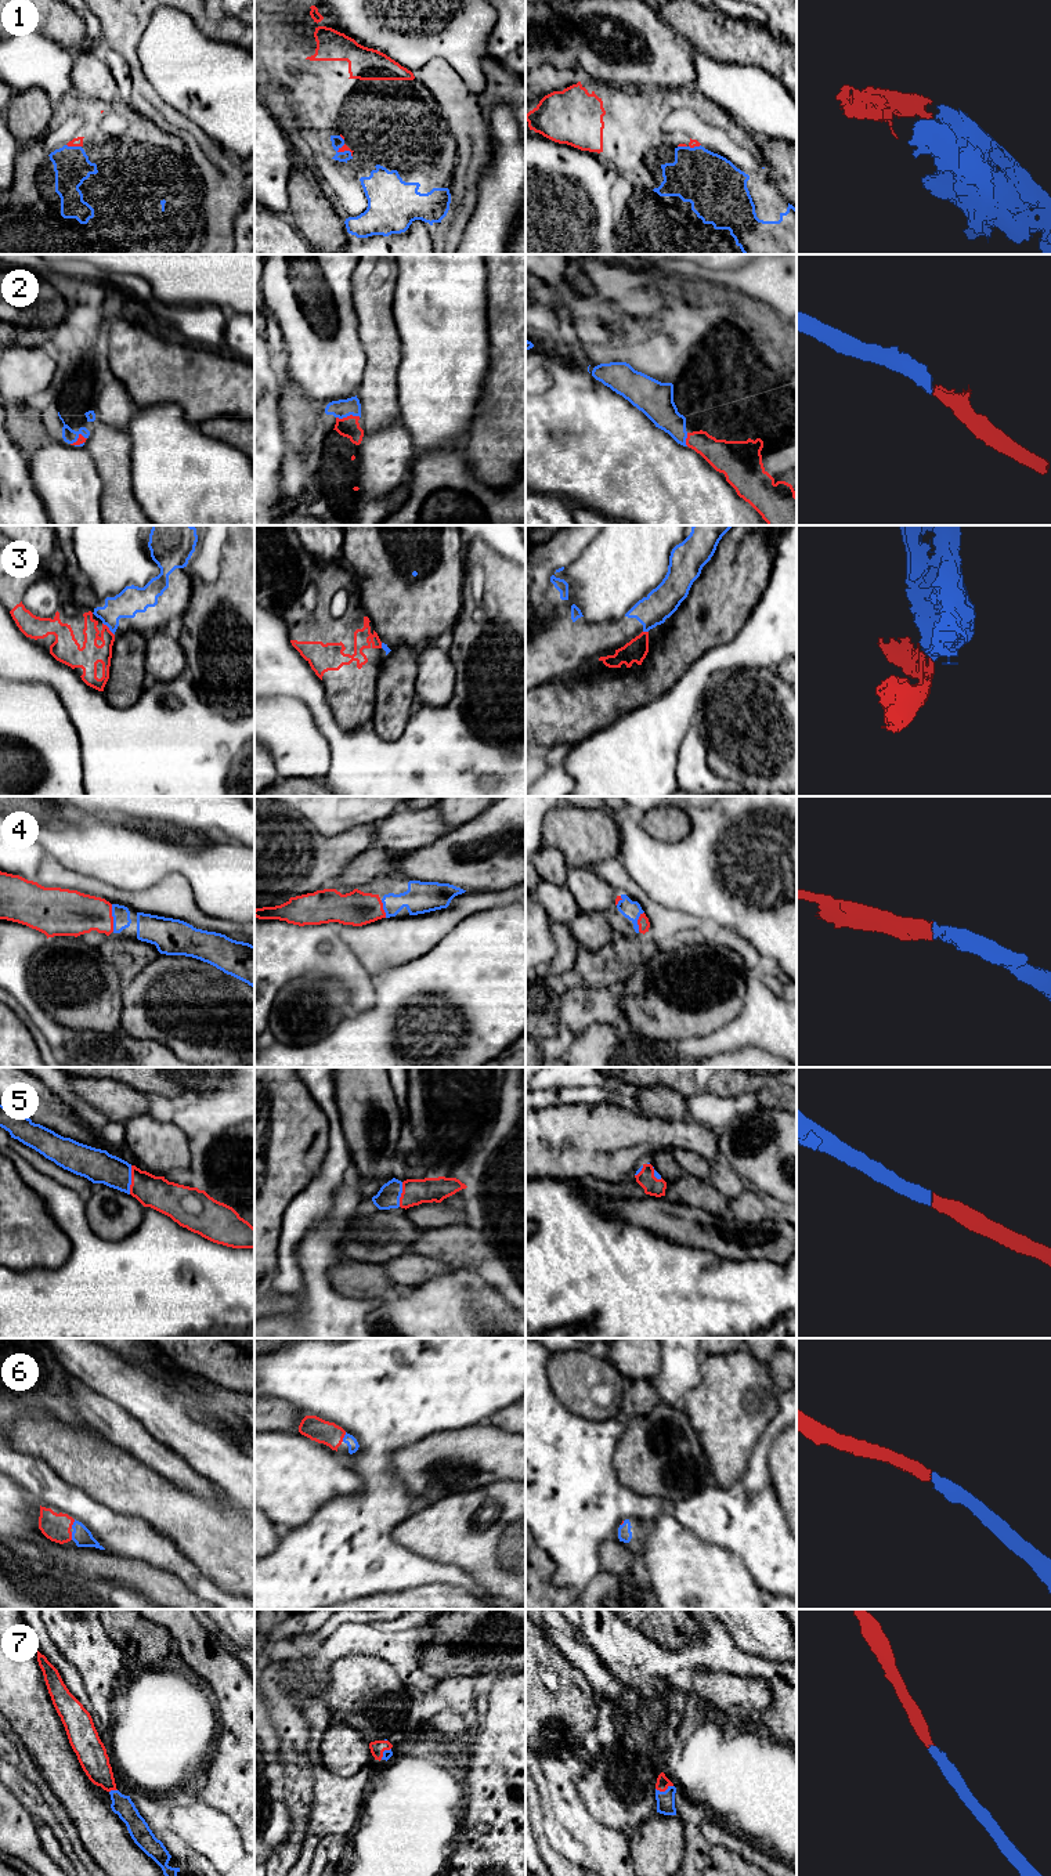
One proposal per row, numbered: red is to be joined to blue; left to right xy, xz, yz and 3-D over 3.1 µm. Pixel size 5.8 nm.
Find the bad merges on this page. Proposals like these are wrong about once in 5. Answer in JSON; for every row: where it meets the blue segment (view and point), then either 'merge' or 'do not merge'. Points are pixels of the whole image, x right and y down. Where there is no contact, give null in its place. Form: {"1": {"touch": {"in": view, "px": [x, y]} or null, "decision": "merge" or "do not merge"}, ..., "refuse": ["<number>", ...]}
{"1": {"touch": {"in": "xy", "px": [73, 147]}, "decision": "merge"}, "2": {"touch": {"in": "xz", "px": [347, 415]}, "decision": "merge"}, "3": {"touch": {"in": "xy", "px": [109, 629]}, "decision": "do not merge"}, "4": {"touch": {"in": "xy", "px": [114, 918]}, "decision": "merge"}, "5": {"touch": {"in": "xy", "px": [130, 1179]}, "decision": "merge"}, "6": {"touch": {"in": "xy", "px": [73, 1524]}, "decision": "merge"}, "7": {"touch": {"in": "yz", "px": [665, 1790]}, "decision": "merge"}, "refuse": ["3"]}

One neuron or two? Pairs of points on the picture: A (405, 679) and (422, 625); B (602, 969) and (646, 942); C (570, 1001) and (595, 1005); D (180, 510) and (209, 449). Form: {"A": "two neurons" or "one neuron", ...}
{"A": "two neurons", "B": "one neuron", "C": "one neuron", "D": "one neuron"}

